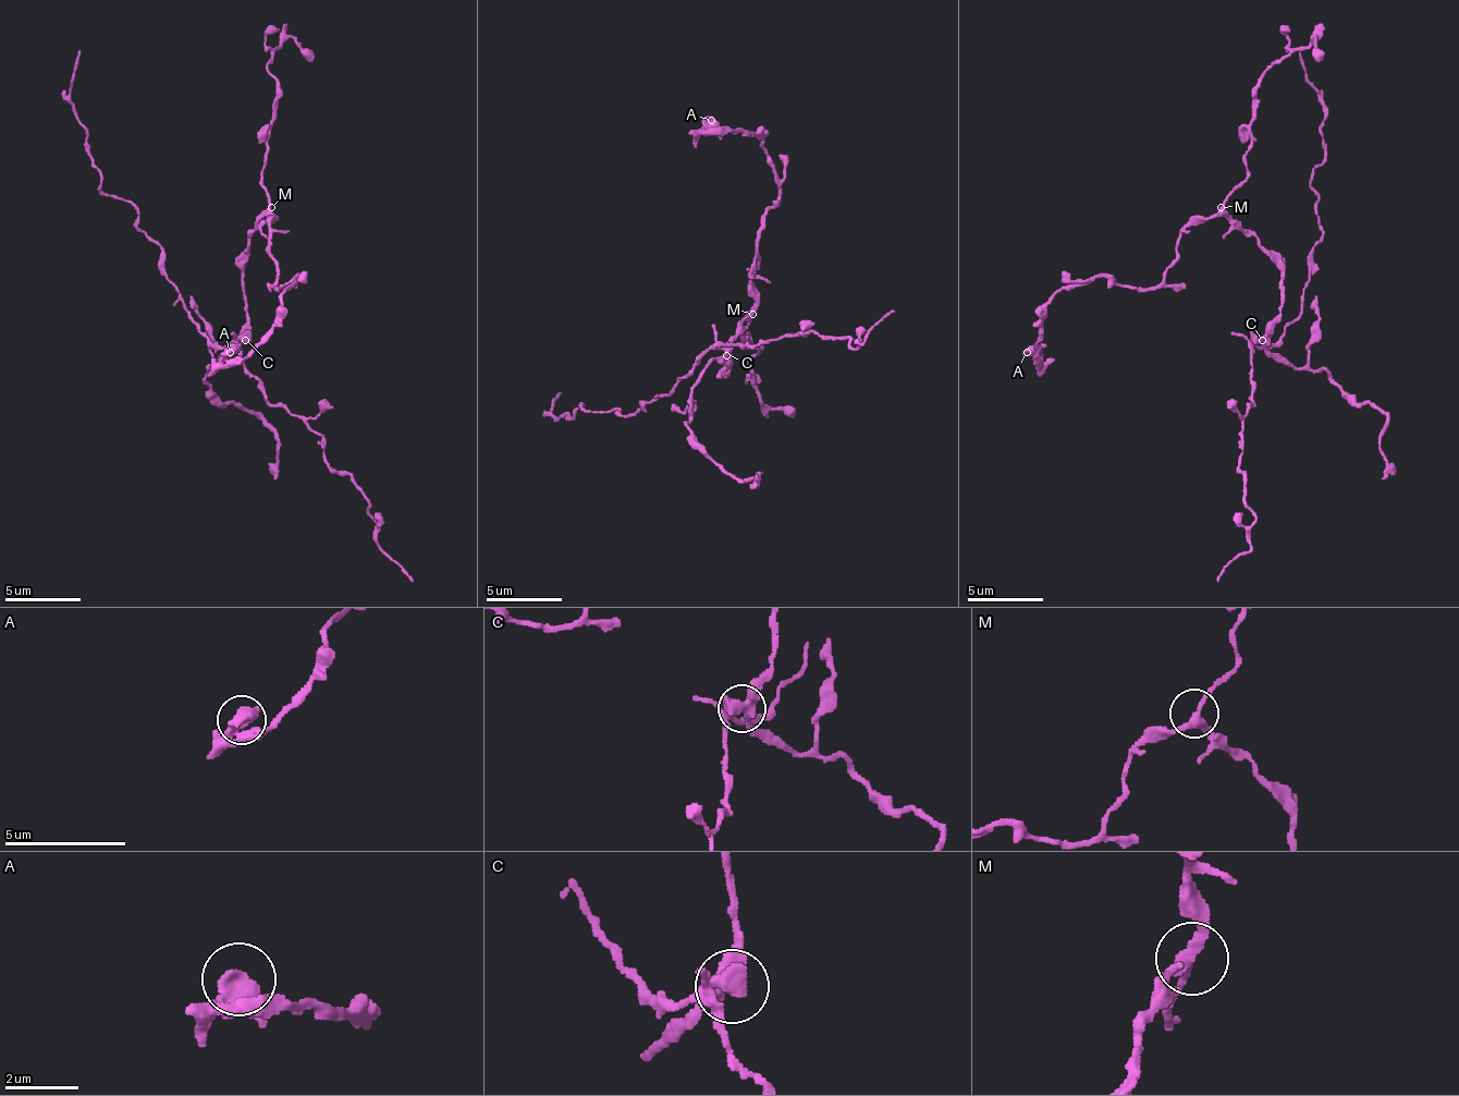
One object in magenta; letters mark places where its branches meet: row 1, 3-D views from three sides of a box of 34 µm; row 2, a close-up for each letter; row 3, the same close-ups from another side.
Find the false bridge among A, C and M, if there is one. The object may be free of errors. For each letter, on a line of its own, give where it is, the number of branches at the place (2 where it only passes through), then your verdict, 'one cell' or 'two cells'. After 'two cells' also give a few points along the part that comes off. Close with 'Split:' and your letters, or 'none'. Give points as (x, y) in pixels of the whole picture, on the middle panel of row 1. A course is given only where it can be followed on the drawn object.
A: (711, 120) | 2 | one cell
C: (726, 355) | 3 | two cells | (725, 355), (711, 348), (669, 393), (623, 416), (581, 405), (554, 416), (562, 393)
M: (752, 314) | 3 | one cell
Split: C

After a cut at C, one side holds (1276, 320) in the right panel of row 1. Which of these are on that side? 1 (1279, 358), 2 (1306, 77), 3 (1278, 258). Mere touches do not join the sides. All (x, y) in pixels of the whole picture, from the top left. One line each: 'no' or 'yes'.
1: yes
2: no
3: yes

